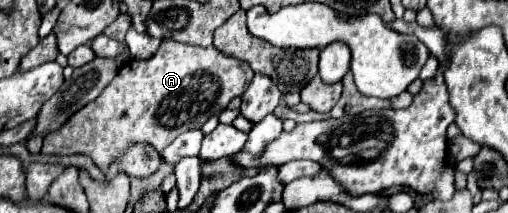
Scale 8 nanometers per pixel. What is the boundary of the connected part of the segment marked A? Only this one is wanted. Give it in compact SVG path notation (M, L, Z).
M163 40L159 50L149 60L129 60L117 76L111 80L111 84L87 106L83 106L59 132L53 132L51 136L45 136L43 154L89 154L93 162L105 172L113 160L117 160L123 150L131 142L149 142L161 152L171 144L179 134L187 130L201 128L211 114L219 114L227 108L229 100L235 96L241 96L245 86L251 82L253 70L247 62L227 56L221 50L215 50L213 46L201 48L191 44L181 44L175 40Z

